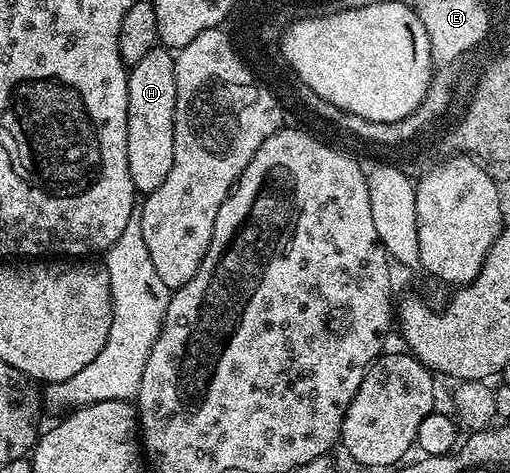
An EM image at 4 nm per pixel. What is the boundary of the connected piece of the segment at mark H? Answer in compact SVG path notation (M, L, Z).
M156 47L145 54L127 74L129 111L127 112L127 150L129 179L133 179L136 194L157 191L173 168L173 119L177 107L175 53Z

